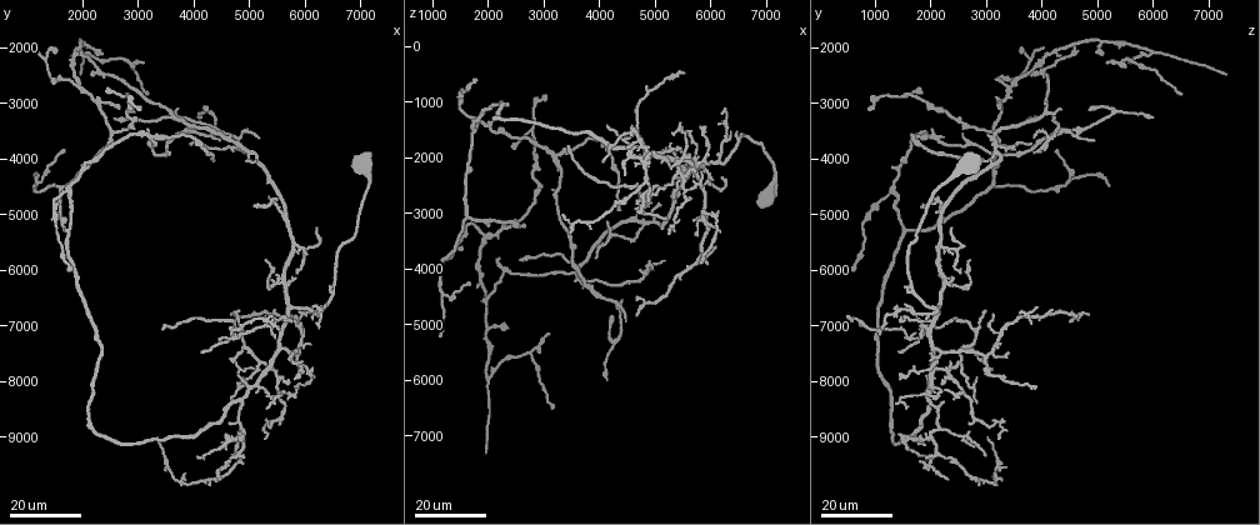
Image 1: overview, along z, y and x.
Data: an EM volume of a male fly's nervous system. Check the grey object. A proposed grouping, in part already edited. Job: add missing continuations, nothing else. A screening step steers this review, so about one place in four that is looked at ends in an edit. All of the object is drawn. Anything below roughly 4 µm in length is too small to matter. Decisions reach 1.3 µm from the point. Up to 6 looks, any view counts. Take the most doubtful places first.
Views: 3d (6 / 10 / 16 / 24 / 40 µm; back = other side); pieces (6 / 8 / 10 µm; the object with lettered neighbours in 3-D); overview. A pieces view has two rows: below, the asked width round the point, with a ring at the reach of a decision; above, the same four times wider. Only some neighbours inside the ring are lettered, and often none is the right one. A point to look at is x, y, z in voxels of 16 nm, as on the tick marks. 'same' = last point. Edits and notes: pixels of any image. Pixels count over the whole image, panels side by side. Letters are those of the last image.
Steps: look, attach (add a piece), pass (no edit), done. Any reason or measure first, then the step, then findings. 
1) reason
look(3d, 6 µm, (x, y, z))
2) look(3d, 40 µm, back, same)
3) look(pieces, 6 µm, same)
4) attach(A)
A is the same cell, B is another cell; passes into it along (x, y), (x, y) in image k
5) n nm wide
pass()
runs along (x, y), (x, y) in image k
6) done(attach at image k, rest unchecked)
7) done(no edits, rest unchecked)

tapers out
look(3d, 16 µm, (1900, 2500, 7300))

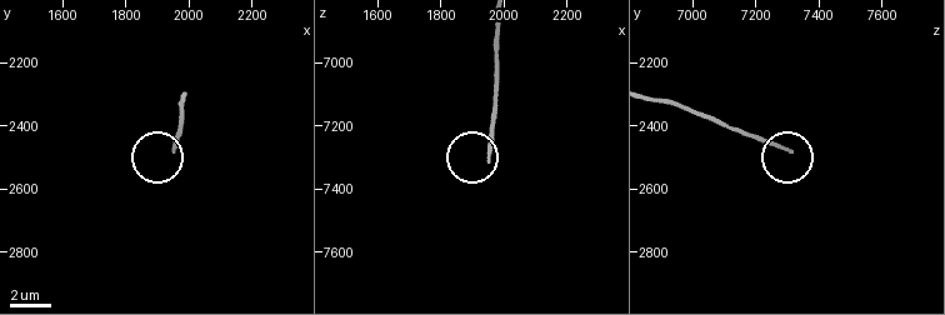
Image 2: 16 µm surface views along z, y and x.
look(pieces, 10 µm, (1960, 2470, 7310))

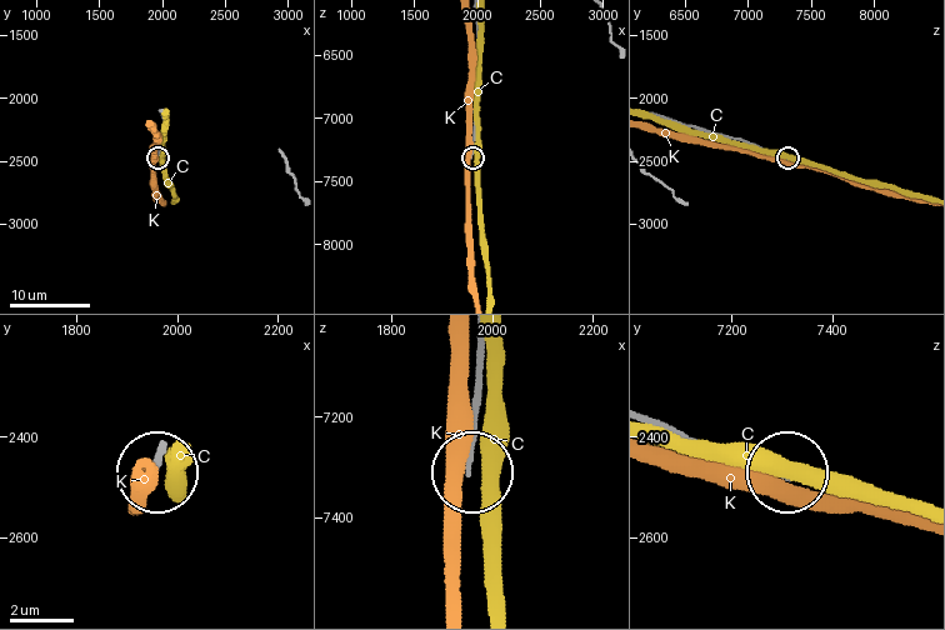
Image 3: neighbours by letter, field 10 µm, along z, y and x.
pass()
C and K are other cells; runs along (478, 336), (470, 471) in image 3; no lettered piece goes on from it

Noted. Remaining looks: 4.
free end
look(3d, 16 µm, (1100, 4500, 5200))

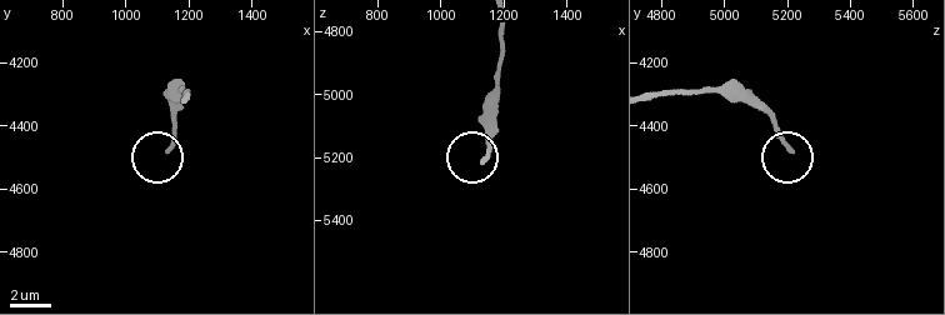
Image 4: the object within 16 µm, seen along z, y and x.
look(pieces, 10 µm, (1140, 4480, 5210))

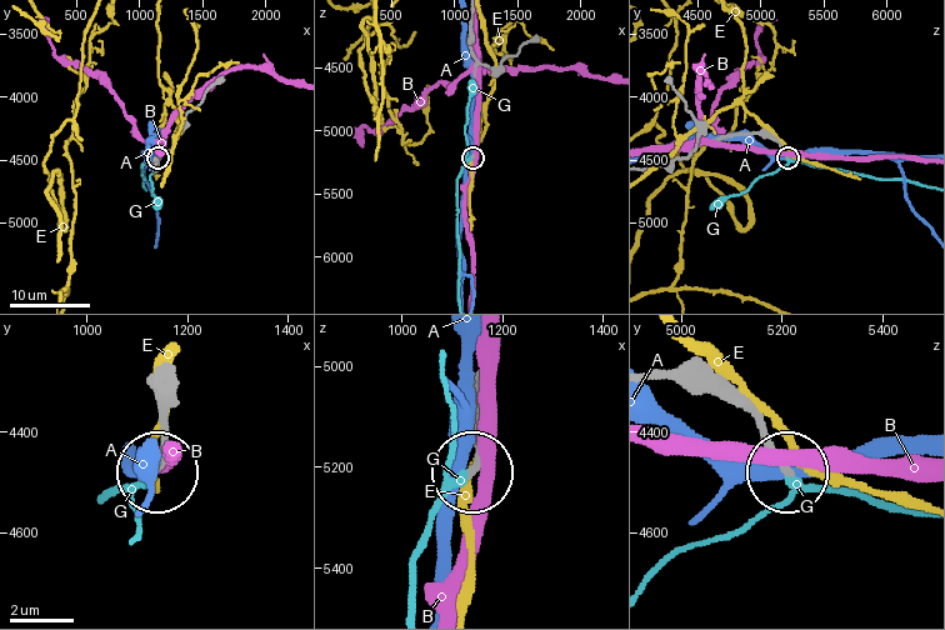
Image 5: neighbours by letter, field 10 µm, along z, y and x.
attach(G)
G is the same cell, A, B and E are other cells; passes into it along (173, 391), (163, 461), (106, 496) in image 5; it goes on there

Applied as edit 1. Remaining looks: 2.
look(3d, 16 µm, (4450, 3650, 4900))

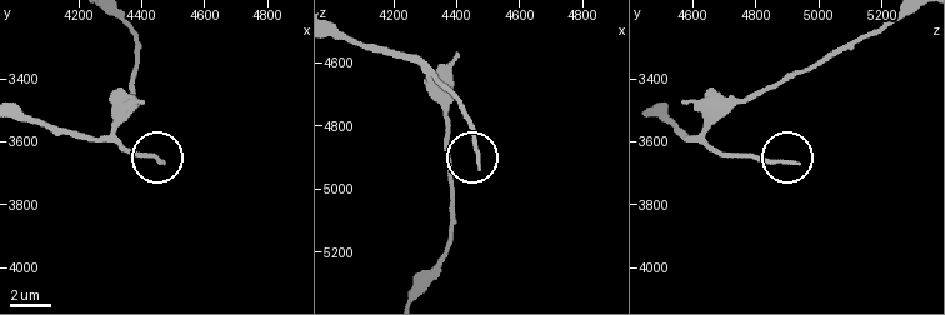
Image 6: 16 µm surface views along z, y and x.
see the neighbours
look(pieces, 6 µm, (4470, 3660, 4940))

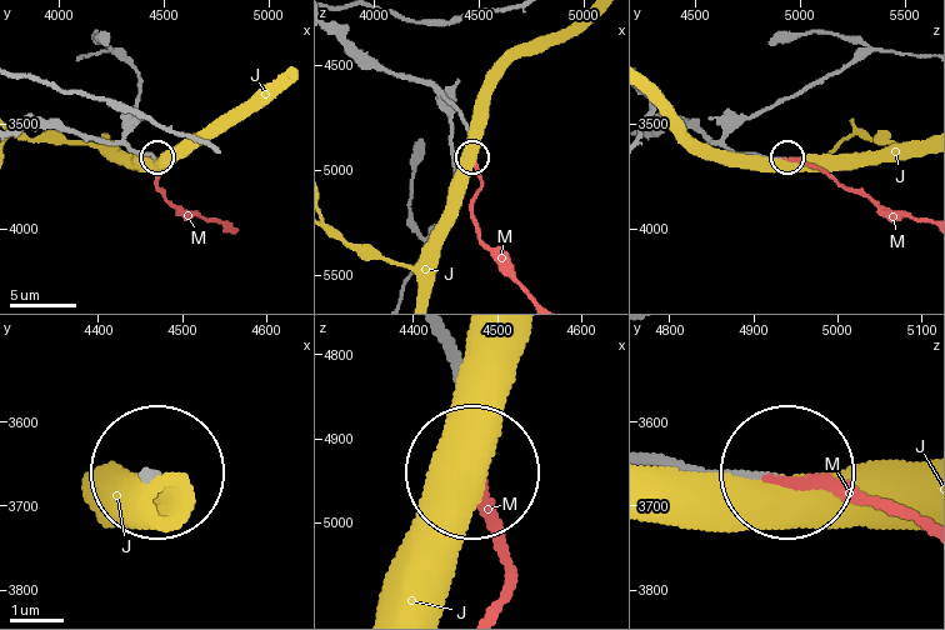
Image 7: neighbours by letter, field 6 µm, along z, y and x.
attach(M)
M is the same cell, J is another cell; passes into it along (439, 343), (506, 598) in image 7; it goes on there

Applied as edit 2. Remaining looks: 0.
done(attach at image 5, attach at image 7, rest unchecked)

